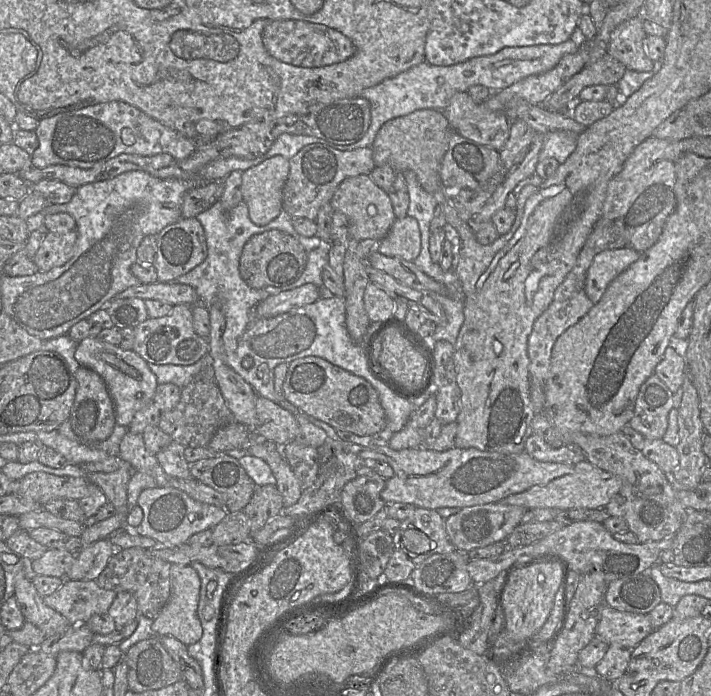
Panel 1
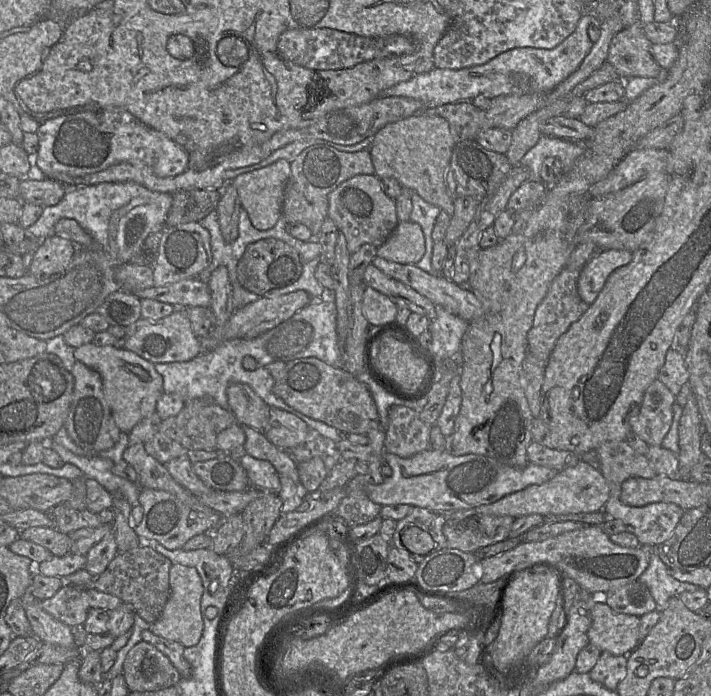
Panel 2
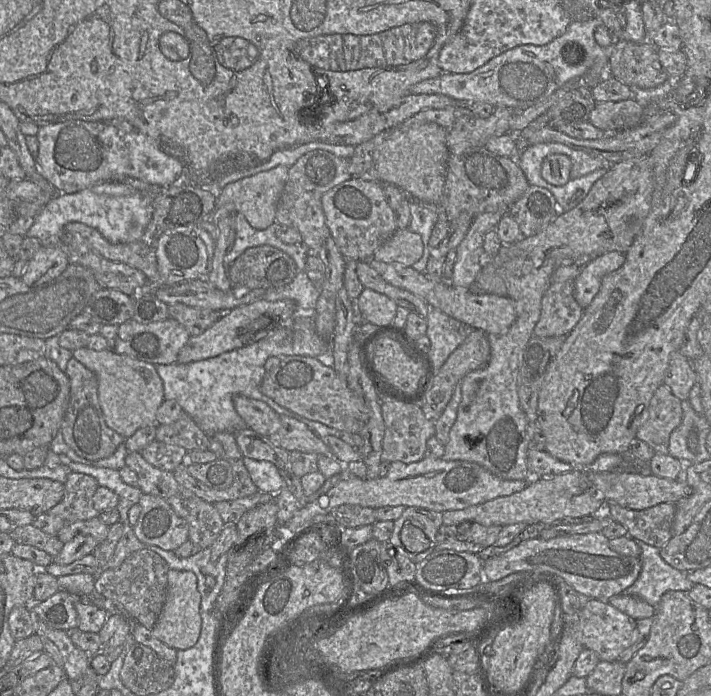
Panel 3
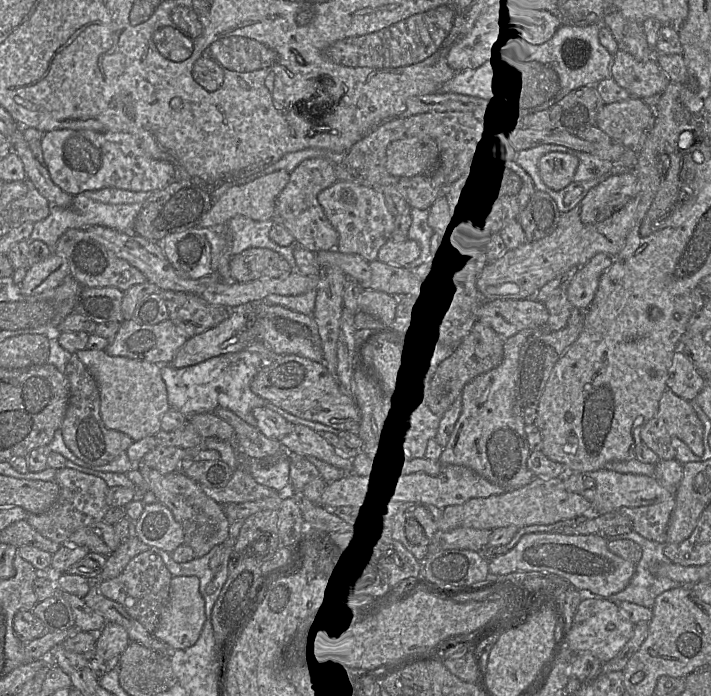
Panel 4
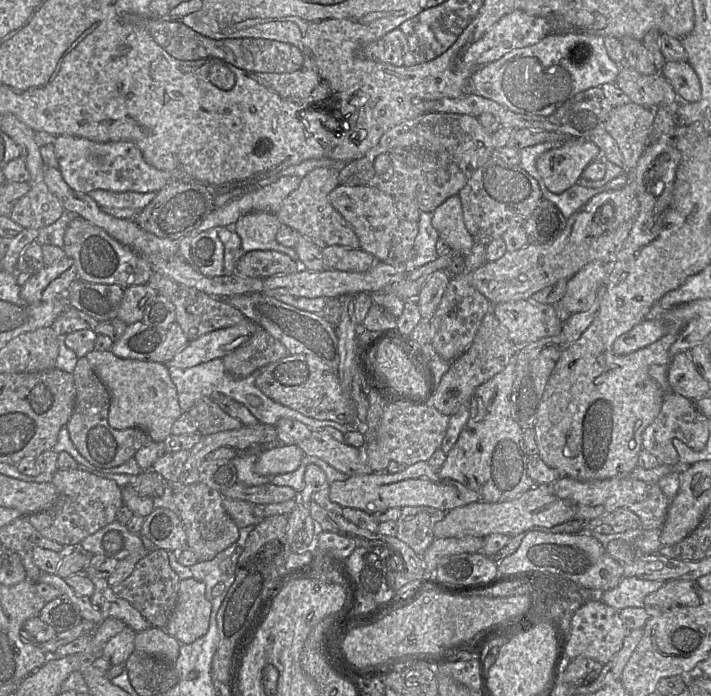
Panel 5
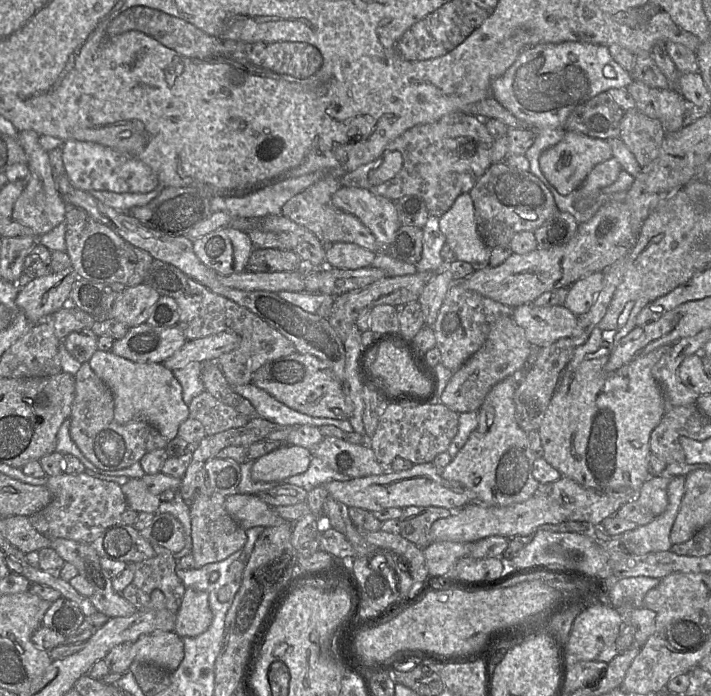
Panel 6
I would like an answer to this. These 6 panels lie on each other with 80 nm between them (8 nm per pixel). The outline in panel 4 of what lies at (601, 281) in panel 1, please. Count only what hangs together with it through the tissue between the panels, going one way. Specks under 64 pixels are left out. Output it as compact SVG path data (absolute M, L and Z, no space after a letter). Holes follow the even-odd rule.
M599 253L581 266L566 289L569 302L586 311L594 299L602 274L613 261L614 257Z

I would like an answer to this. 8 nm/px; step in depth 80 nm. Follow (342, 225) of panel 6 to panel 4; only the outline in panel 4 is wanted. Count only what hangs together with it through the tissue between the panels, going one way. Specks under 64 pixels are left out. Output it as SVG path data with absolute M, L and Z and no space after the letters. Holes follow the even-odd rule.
M325 158L304 160L290 173L289 182L275 202L273 222L285 227L294 236L296 244L314 253L337 248L338 233L318 202L319 193L337 182L335 165Z

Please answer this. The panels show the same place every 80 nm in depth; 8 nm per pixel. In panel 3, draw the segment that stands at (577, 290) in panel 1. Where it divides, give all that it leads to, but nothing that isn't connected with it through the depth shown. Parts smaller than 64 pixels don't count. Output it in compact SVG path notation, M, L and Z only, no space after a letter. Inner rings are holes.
M574 280L552 283L542 297L540 317L533 335L566 337L580 321L583 312L574 297Z

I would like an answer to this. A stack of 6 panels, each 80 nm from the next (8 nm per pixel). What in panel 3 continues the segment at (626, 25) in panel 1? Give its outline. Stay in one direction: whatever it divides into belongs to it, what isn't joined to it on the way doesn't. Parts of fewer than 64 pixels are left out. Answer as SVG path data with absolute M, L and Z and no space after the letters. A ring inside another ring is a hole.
M615 40L613 46L606 50L609 50L608 74L631 88L654 88L669 78L658 60L658 49L648 40L640 43Z

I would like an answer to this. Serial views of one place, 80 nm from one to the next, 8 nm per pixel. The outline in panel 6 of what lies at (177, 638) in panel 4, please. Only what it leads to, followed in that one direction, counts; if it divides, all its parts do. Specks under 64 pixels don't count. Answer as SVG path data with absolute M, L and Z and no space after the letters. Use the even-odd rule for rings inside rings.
M186 588L181 606L176 614L174 632L182 637L197 637L213 621L209 595L204 591Z

